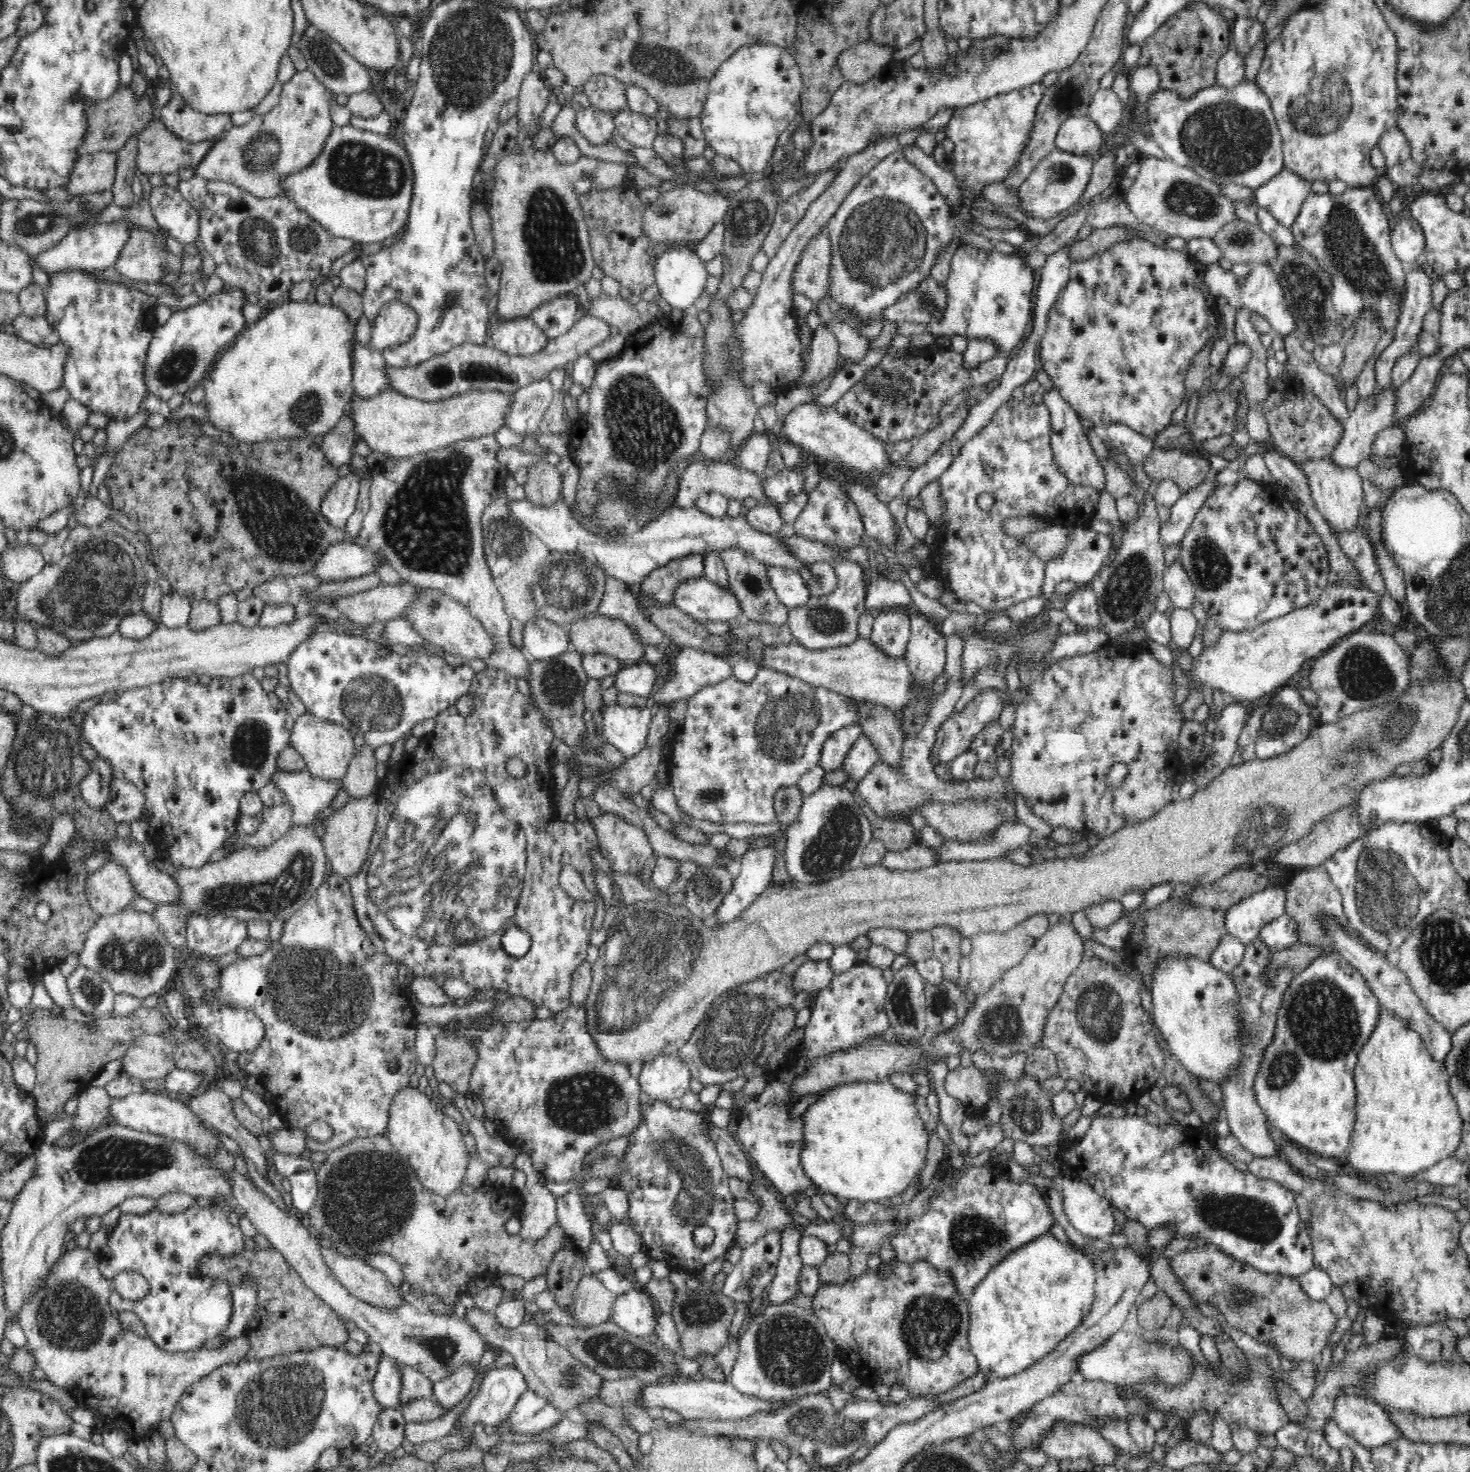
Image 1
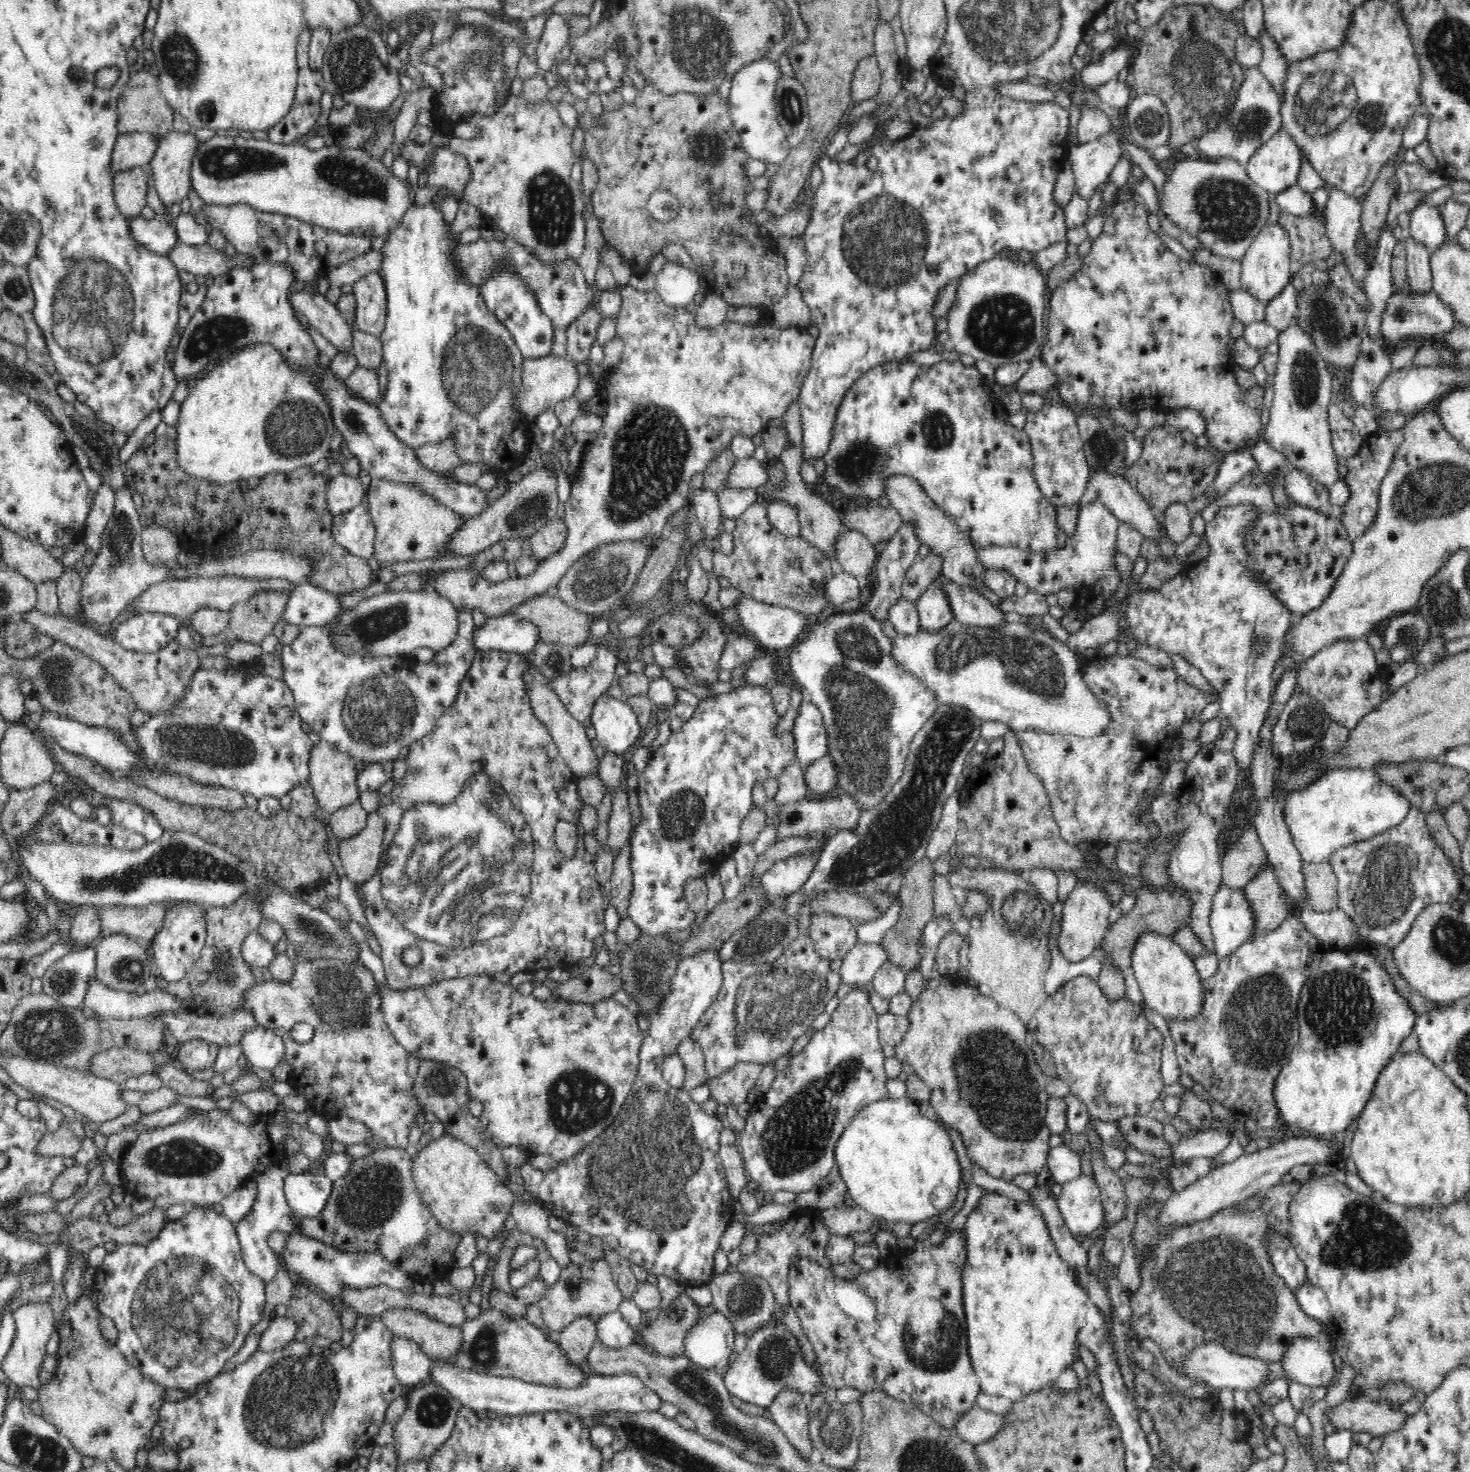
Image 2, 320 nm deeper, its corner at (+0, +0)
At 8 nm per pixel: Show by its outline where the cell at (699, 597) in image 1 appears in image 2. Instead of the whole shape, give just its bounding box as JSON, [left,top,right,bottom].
[738,595,815,652]

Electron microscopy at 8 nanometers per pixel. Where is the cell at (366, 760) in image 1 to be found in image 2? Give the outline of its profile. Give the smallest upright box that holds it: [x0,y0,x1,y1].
[328,802,368,840]

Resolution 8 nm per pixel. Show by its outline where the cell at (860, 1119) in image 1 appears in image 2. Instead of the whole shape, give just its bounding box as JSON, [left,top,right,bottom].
[834,1096,962,1226]

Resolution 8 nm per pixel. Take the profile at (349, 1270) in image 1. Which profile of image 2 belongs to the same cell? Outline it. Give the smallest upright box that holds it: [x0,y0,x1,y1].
[380,1307,461,1359]

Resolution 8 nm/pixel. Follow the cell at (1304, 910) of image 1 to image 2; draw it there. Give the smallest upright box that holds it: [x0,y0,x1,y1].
[1302,861,1338,911]

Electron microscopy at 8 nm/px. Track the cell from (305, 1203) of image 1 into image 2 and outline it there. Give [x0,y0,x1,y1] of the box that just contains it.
[283,1174,333,1218]

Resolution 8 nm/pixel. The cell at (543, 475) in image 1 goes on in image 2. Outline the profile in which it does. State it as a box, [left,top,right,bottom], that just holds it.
[529,517,567,560]

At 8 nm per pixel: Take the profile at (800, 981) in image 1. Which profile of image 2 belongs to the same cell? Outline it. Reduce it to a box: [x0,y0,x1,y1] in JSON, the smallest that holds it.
[838,942,888,989]

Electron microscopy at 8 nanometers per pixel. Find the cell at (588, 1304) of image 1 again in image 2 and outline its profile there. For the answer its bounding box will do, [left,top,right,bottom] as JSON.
[556,1316,597,1366]

